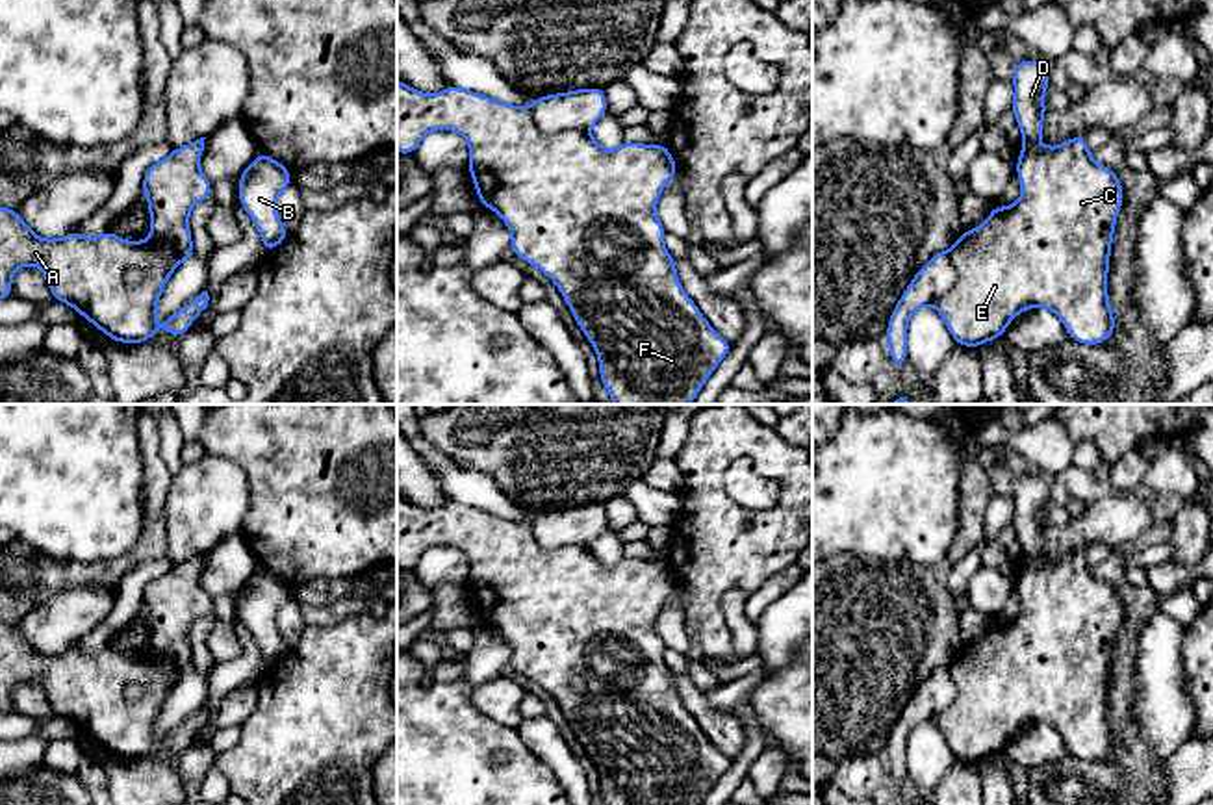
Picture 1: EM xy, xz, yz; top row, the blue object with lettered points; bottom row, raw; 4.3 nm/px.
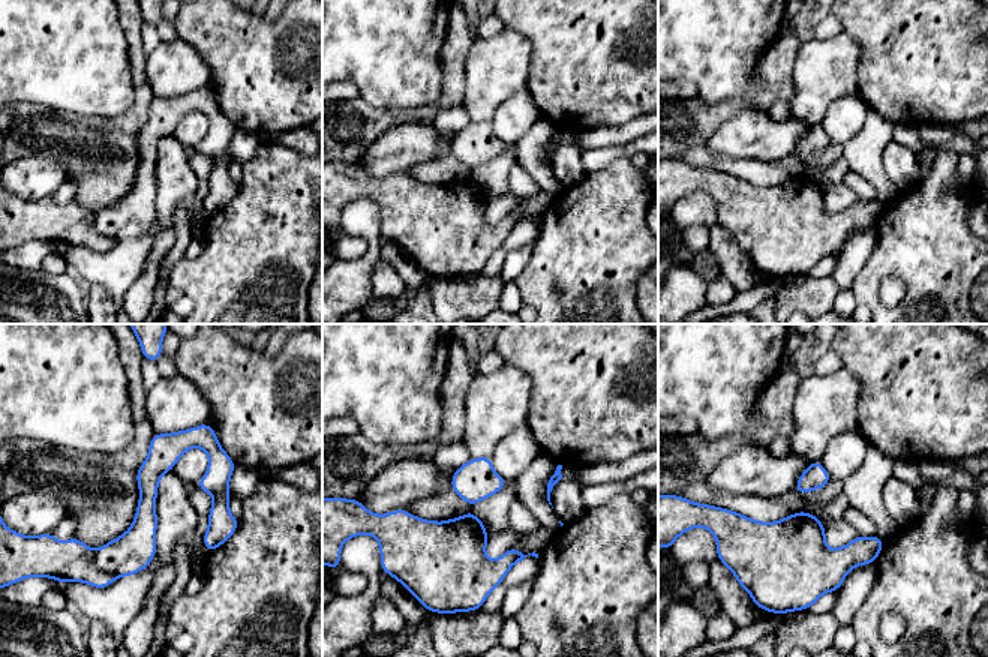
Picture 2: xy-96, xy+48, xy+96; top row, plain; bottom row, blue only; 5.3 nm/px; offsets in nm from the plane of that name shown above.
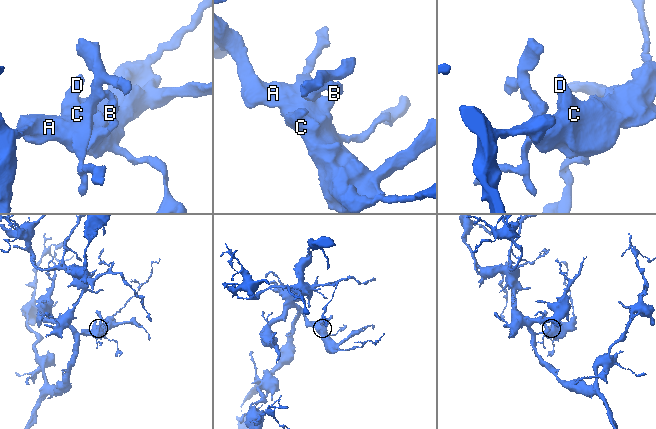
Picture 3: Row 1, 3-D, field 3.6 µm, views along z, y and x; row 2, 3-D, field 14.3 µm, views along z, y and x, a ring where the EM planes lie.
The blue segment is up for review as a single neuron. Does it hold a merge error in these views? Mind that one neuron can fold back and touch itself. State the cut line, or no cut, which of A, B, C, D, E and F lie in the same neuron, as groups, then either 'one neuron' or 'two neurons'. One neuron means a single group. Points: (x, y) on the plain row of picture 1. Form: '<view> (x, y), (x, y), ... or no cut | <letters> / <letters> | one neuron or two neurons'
xz (529, 523), (535, 538), (546, 548), (587, 548) | A C D E F / B | two neurons

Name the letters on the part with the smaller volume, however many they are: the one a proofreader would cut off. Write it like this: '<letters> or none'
B

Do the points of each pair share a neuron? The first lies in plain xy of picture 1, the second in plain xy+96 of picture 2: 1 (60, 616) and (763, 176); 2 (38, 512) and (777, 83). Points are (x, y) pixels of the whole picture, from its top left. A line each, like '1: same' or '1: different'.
1: different
2: different

